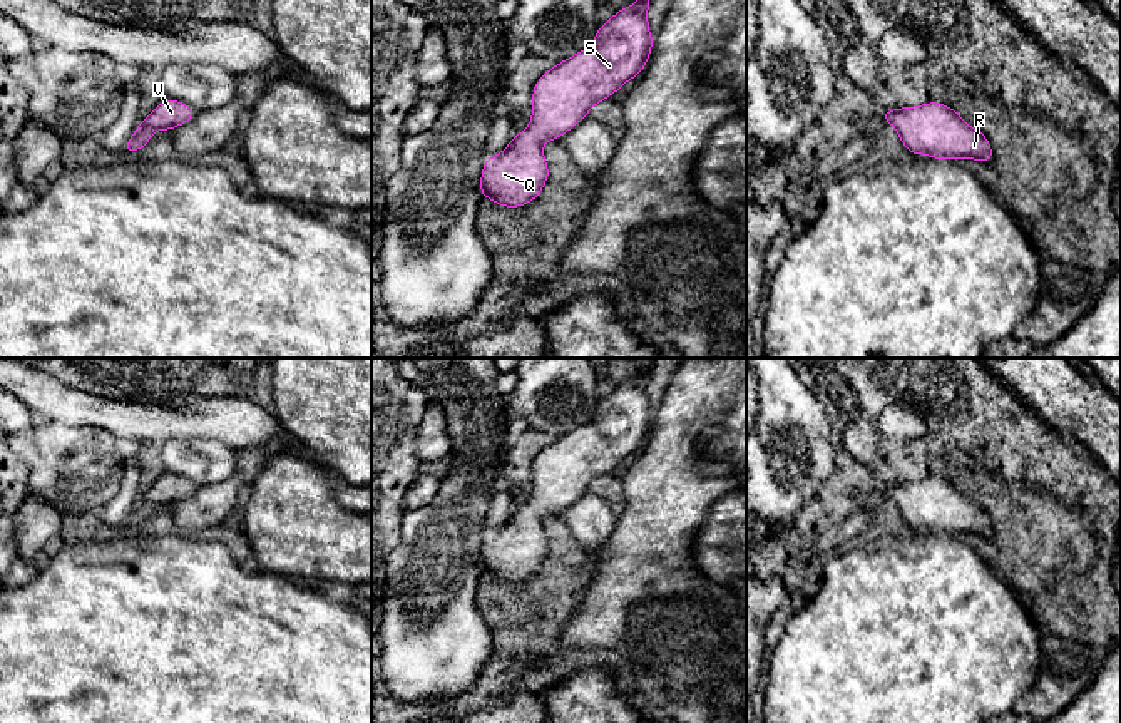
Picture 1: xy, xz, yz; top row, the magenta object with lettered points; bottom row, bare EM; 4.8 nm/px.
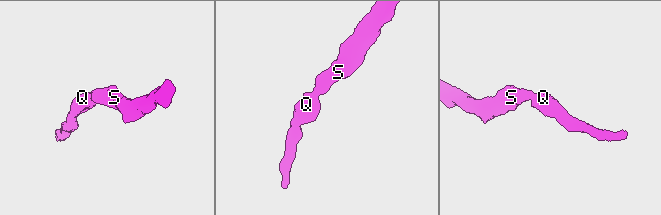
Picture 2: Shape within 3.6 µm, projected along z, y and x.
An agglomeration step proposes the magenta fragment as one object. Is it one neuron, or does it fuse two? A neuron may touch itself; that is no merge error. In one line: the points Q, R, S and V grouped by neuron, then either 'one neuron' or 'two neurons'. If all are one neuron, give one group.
Q R S V | one neuron

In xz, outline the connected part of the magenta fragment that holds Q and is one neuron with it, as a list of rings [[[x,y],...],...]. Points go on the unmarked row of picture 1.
[[[639,358],[637,365],[637,378],[599,400],[591,422],[555,438],[535,457],[527,504],[482,542],[482,574],[504,582],[532,577],[549,554],[542,519],[567,509],[596,479],[642,447],[654,418],[648,398],[654,358]]]

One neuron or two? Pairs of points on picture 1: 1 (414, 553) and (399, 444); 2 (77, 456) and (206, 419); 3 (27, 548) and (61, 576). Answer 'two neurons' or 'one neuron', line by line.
1: two neurons
2: two neurons
3: two neurons

